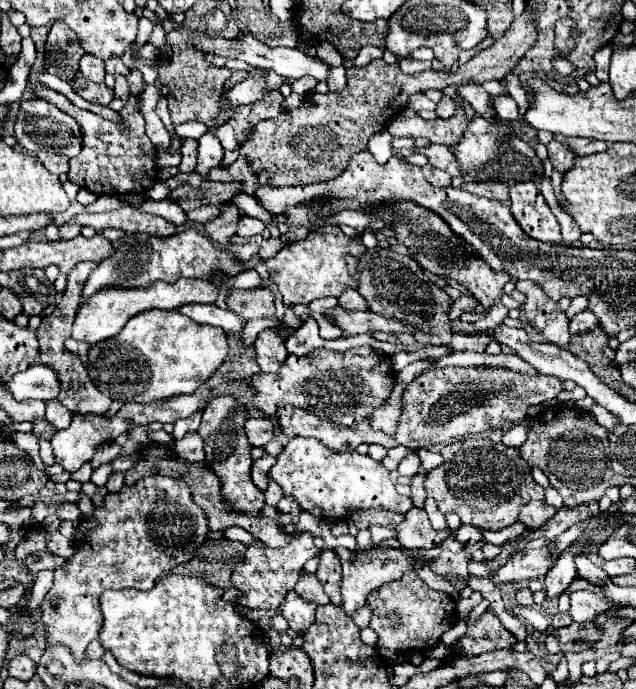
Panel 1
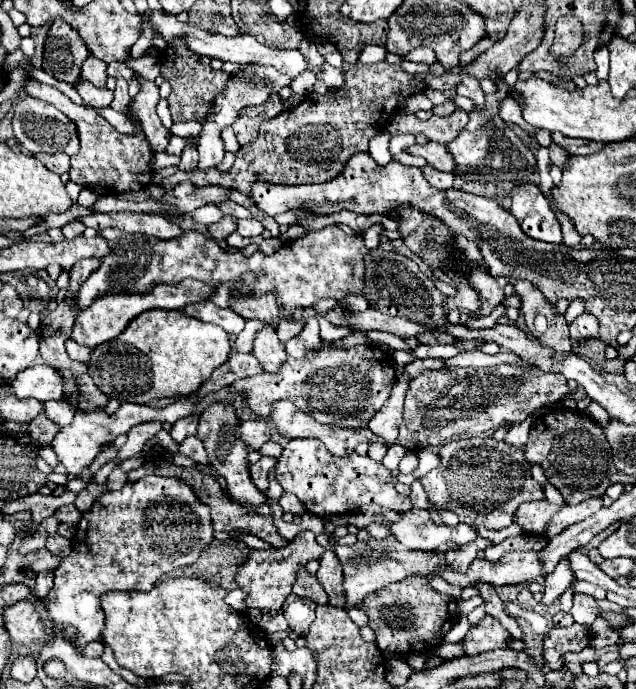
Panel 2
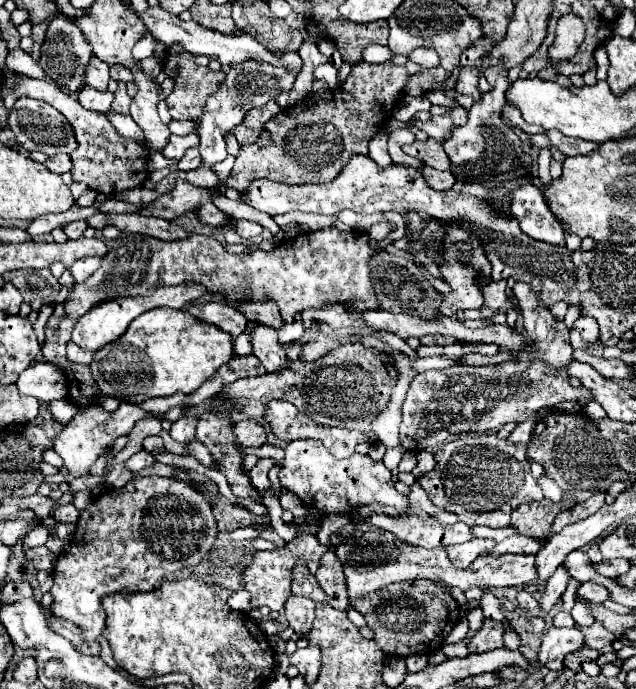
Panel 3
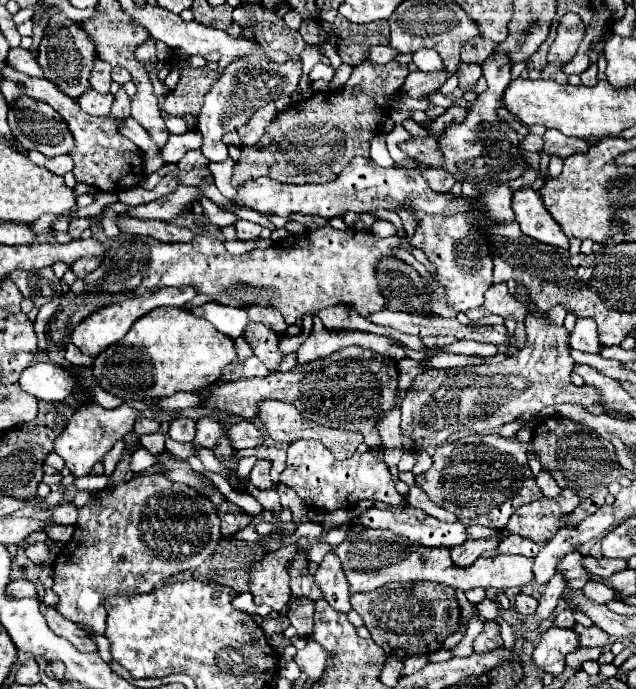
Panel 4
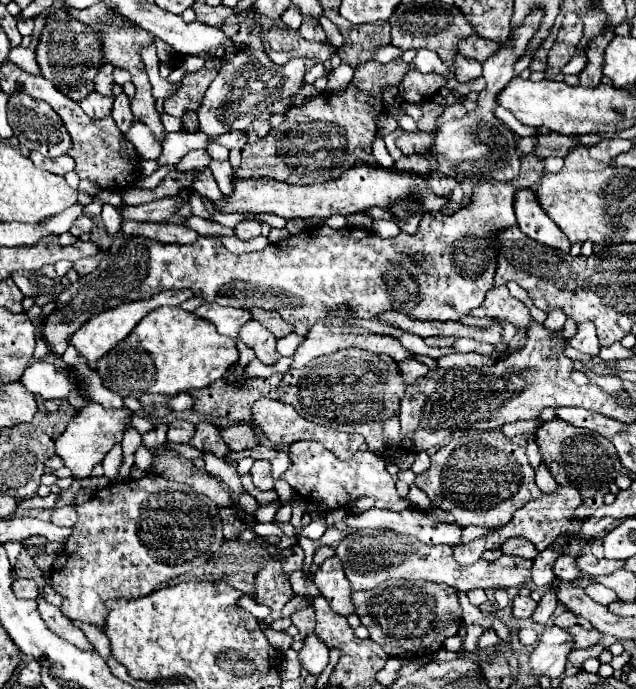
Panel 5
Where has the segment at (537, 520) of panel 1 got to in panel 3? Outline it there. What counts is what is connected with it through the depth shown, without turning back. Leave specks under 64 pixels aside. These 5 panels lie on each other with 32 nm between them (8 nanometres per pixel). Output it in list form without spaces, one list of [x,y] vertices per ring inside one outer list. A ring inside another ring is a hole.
[[[564,492],[560,502],[540,500],[540,502],[522,504],[518,510],[514,510],[510,526],[516,528],[518,534],[522,534],[522,536],[544,542],[544,540],[548,540],[548,536],[552,536],[554,518],[560,512],[570,510],[572,506],[576,506],[576,498],[572,492]]]

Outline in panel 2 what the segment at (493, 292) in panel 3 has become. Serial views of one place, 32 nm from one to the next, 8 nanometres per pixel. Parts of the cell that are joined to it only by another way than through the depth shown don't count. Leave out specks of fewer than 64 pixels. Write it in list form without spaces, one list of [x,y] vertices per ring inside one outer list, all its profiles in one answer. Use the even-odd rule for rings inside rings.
[[[472,268],[468,272],[468,280],[478,290],[480,298],[490,310],[504,304],[504,288],[508,284],[508,278],[492,278],[488,272],[484,272],[484,268]]]

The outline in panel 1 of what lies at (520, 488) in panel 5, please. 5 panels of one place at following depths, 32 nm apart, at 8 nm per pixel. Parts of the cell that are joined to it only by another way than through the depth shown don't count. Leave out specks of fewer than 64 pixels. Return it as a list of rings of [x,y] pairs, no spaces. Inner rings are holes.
[[[478,436],[446,444],[440,454],[444,456],[442,466],[430,470],[424,478],[426,494],[438,500],[438,508],[442,512],[456,512],[464,524],[502,530],[518,520],[522,504],[530,500],[544,500],[544,488],[534,482],[530,466],[520,458],[518,448]]]

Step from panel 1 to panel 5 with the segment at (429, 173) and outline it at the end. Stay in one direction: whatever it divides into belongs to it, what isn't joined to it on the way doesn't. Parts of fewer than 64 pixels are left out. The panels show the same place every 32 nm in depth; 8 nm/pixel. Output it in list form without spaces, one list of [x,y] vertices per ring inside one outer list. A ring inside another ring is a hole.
[[[436,172],[430,180],[428,180],[428,188],[434,192],[434,194],[438,194],[438,196],[444,196],[444,198],[448,198],[450,196],[450,192],[452,192],[452,188],[456,186],[458,182],[456,180],[452,180],[452,178],[444,178],[444,176],[440,176],[440,172]]]

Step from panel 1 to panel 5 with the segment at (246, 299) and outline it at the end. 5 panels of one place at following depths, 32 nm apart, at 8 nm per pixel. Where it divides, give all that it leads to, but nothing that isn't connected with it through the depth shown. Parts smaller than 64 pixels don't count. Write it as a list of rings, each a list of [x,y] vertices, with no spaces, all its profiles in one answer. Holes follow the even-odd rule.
[[[252,308],[252,316],[254,316],[256,322],[260,322],[264,328],[268,328],[276,338],[288,336],[292,332],[292,326],[286,324],[278,312],[268,312],[268,310],[260,310],[260,308]]]

